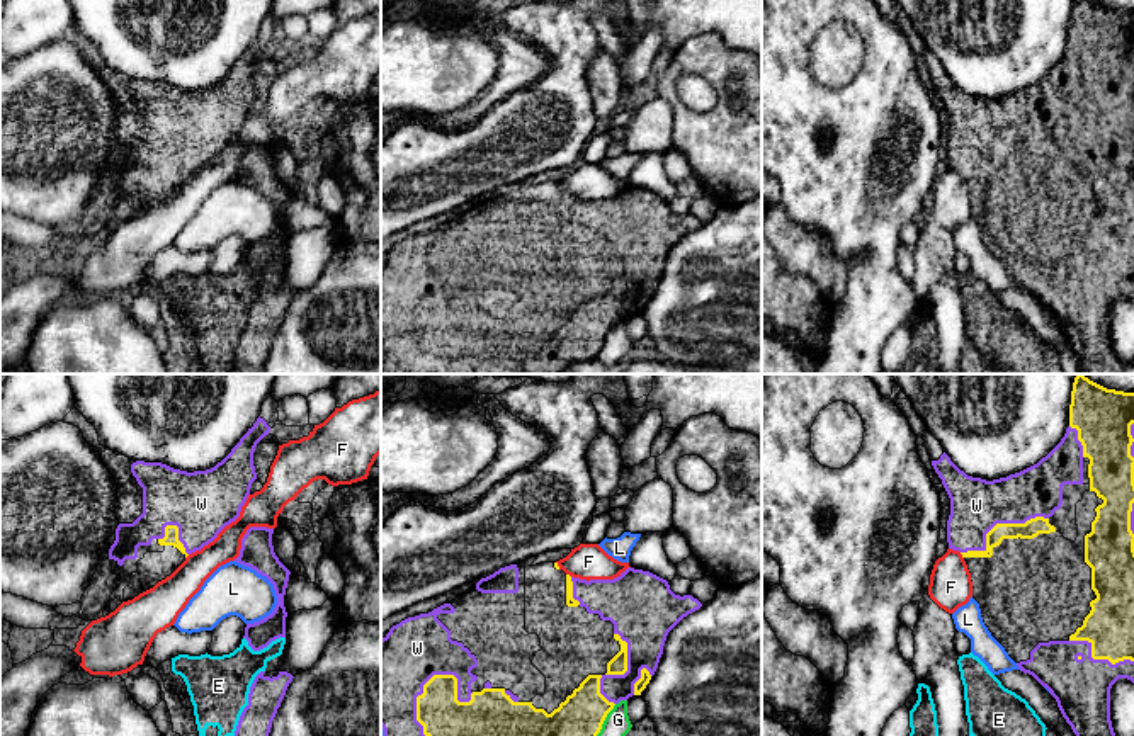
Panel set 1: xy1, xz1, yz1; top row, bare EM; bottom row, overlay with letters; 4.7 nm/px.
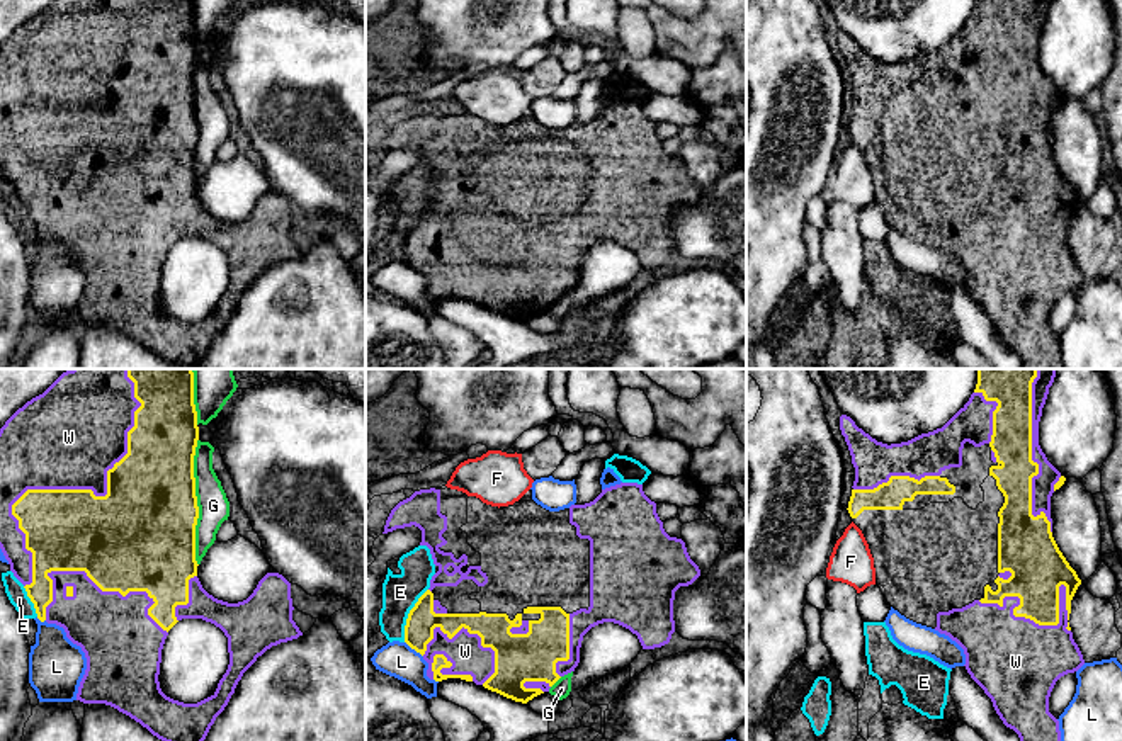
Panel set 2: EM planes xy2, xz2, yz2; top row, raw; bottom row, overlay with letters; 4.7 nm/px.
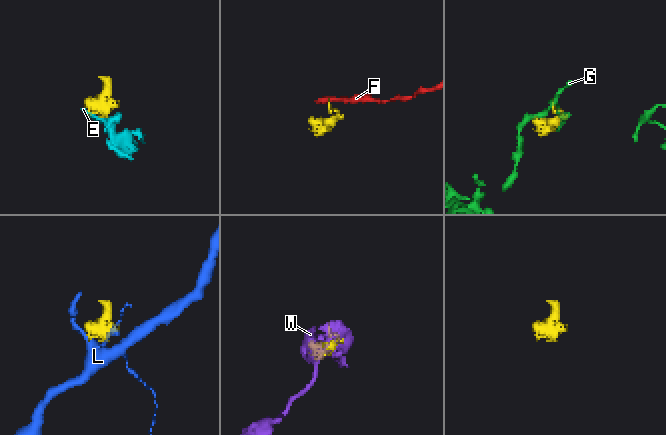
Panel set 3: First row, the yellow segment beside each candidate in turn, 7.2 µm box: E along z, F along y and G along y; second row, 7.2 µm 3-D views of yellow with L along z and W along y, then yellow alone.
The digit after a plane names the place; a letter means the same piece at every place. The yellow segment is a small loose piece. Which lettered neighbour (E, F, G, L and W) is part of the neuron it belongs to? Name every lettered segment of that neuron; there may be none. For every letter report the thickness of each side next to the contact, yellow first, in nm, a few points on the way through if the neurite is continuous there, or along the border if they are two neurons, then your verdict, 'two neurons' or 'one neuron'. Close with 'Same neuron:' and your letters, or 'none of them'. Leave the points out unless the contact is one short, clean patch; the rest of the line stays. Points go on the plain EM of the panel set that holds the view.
E: calibres 140 and 180 nm; border xz2 (427, 208), (408, 233), (403, 260); two neurons
F: calibres 80 and 200 nm; border yz1 (959, 172), (963, 177); two neurons
G: calibres 460 and 140 nm; two neurons
L: calibres 140 and 170 nm; two neurons
W: calibres 380 and 480 nm; one neuron
Same neuron: W

